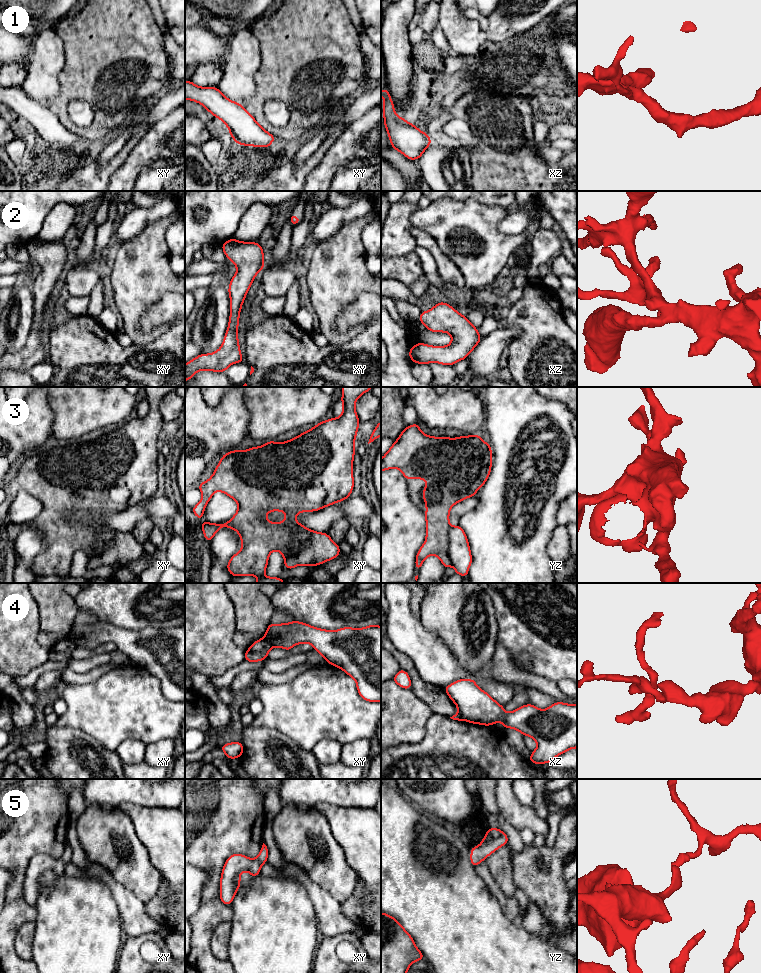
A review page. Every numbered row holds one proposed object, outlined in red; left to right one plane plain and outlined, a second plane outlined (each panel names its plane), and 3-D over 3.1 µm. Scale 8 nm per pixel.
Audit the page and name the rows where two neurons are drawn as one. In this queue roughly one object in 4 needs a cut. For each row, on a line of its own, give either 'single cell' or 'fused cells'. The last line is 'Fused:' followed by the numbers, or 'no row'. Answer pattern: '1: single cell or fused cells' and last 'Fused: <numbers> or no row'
1: single cell
2: single cell
3: fused cells
4: fused cells
5: single cell
Fused: 3, 4

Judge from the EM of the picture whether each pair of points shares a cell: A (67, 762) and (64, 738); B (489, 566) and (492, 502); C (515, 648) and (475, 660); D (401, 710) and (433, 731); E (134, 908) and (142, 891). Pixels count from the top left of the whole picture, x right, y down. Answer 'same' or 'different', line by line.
A: same
B: same
C: different
D: different
E: different

